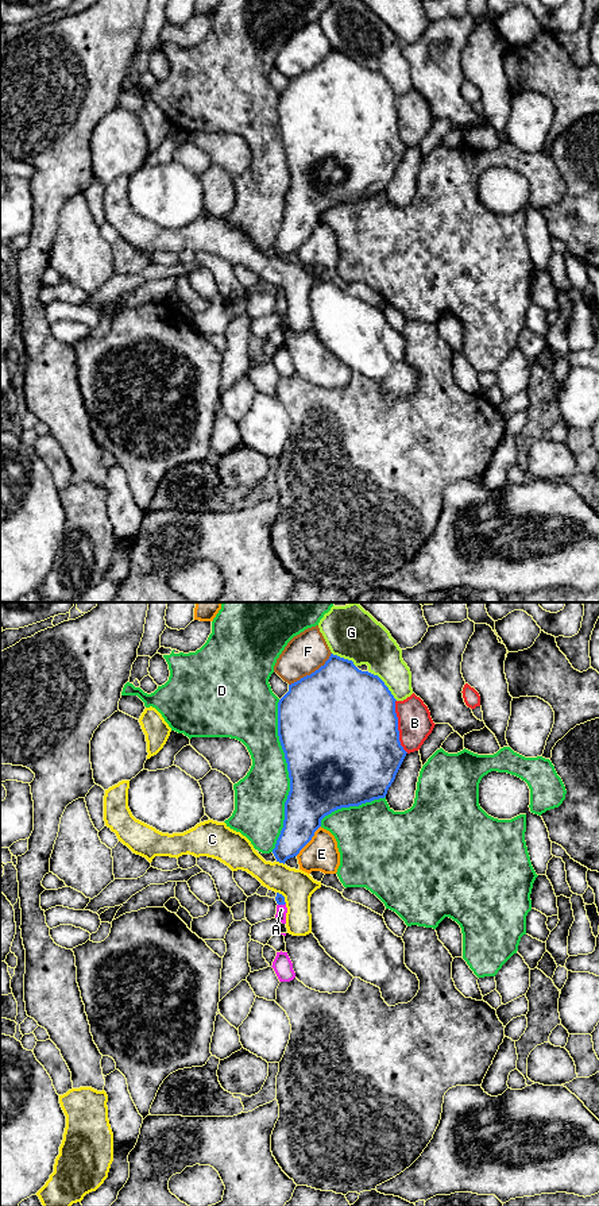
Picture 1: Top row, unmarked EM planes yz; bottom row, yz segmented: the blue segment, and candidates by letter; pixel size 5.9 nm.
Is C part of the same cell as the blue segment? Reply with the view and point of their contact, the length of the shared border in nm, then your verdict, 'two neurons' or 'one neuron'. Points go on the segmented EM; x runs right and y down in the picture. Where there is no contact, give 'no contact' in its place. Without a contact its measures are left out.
yz (281, 862) | 50 nm | two neurons

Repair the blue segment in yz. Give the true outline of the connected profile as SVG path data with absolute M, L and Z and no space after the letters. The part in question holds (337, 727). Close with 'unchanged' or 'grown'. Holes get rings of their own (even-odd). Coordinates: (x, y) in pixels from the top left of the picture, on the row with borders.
M331 654L325 664L321 666L318 670L289 685L289 691L278 702L278 736L287 763L290 791L285 802L283 828L277 840L275 848L273 849L277 862L285 864L287 859L297 856L300 851L312 840L314 832L321 827L321 820L332 812L341 808L359 806L362 804L386 797L387 790L394 782L395 775L407 754L399 741L395 701L397 700L394 698L389 687L378 675L374 675L368 671L362 671L353 664L352 660L340 658L333 654Z; unchanged

